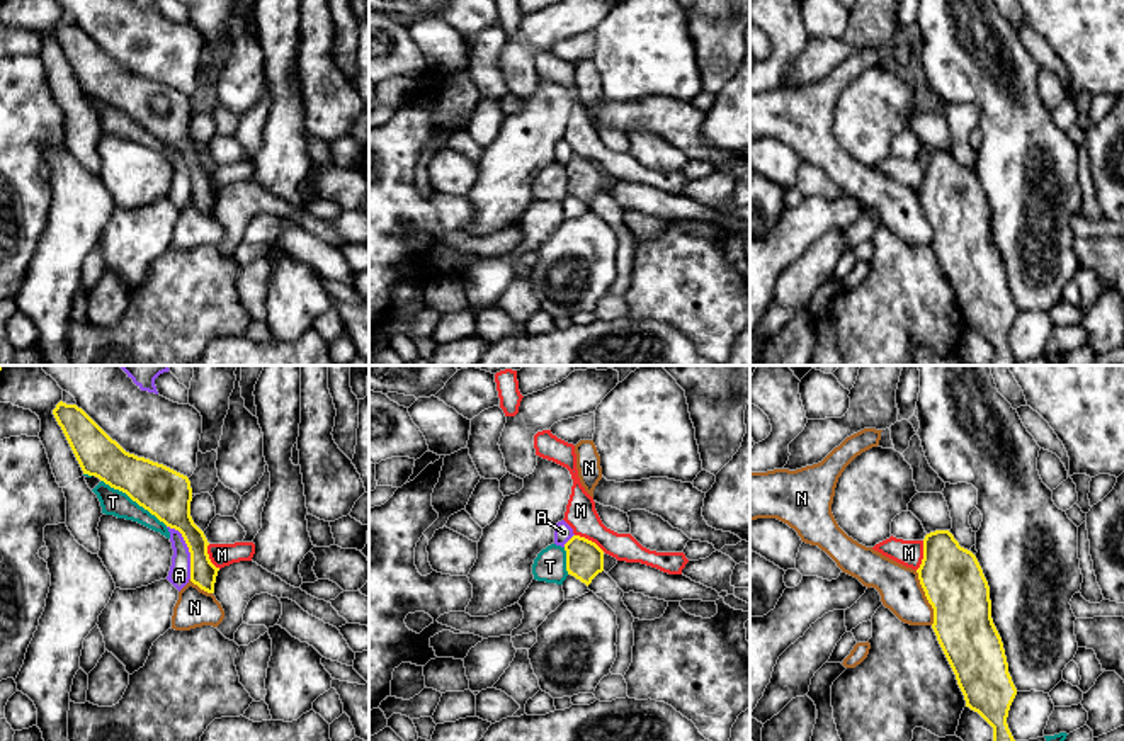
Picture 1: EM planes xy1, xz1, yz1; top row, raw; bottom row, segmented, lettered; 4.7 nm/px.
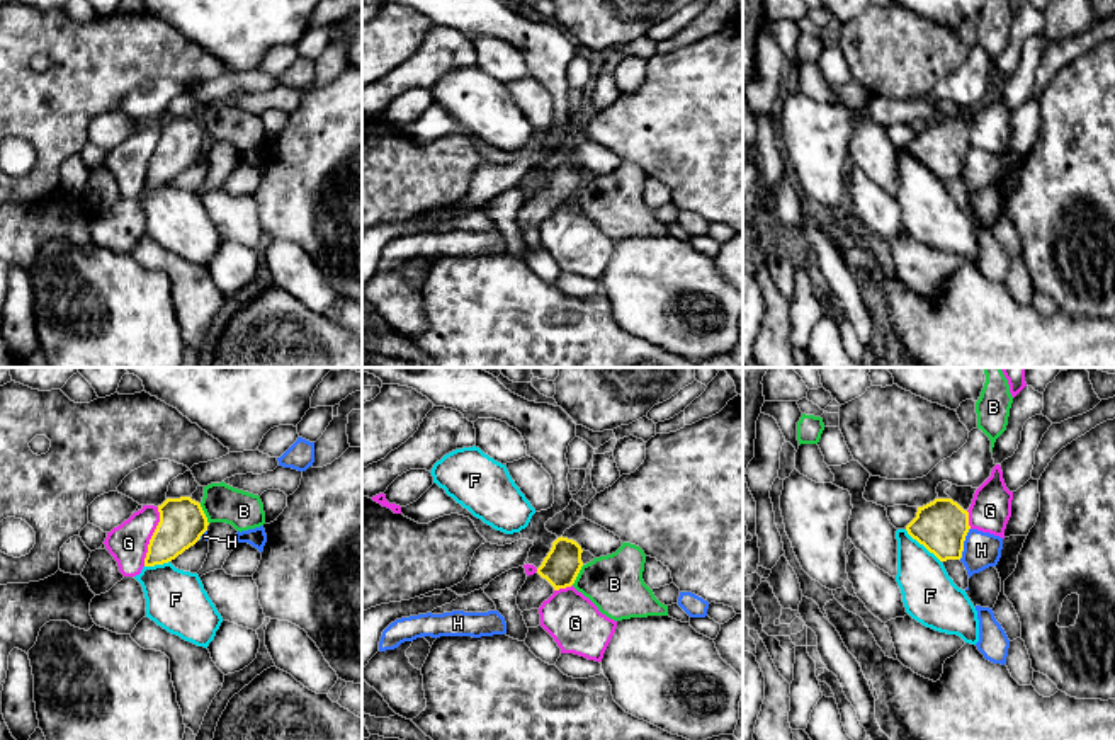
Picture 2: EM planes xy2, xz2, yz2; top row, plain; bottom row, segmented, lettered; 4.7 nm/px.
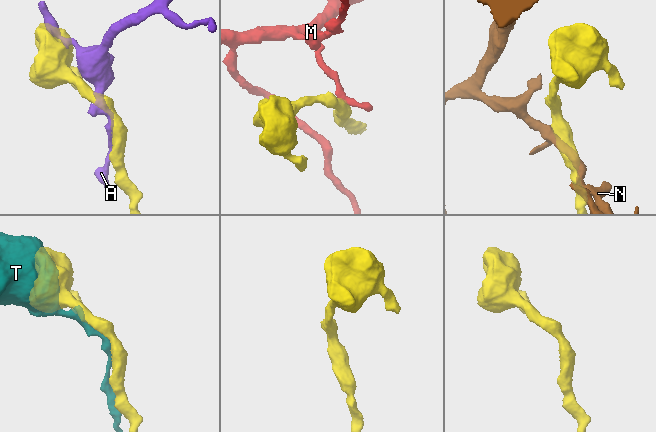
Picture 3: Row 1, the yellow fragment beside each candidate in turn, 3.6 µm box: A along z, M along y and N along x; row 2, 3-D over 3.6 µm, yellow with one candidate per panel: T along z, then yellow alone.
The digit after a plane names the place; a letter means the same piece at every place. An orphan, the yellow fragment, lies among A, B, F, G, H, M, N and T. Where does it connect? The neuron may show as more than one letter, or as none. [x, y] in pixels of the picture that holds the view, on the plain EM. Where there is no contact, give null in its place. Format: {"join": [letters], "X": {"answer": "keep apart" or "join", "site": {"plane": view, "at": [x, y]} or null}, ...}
{"join": [], "A": {"answer": "keep apart", "site": {"plane": "xy1", "at": [189, 169]}}, "B": {"answer": "keep apart", "site": {"plane": "xy2", "at": [204, 133]}}, "F": {"answer": "keep apart", "site": {"plane": "yz2", "at": [923, 164]}}, "G": {"answer": "keep apart", "site": {"plane": "xy2", "at": [152, 155]}}, "H": {"answer": "keep apart", "site": {"plane": "yz2", "at": [962, 162]}}, "M": {"answer": "keep apart", "site": {"plane": "yz1", "at": [924, 175]}}, "N": {"answer": "keep apart", "site": {"plane": "yz1", "at": [927, 218]}}, "T": {"answer": "keep apart", "site": {"plane": "xy1", "at": [135, 119]}}}

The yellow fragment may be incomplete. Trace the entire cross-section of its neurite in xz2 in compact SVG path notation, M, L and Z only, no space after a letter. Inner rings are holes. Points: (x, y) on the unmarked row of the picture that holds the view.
M558 157L542 184L529 194L517 214L518 228L539 228L556 209L571 206L583 185L581 165L568 157Z

